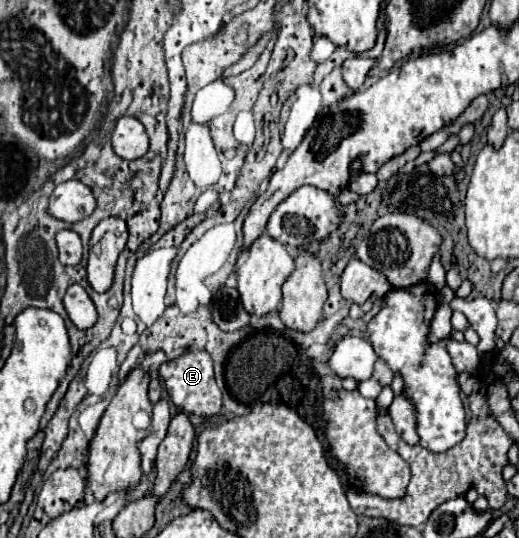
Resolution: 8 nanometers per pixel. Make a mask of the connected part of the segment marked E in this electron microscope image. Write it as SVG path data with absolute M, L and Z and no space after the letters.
M187 350L183 356L161 364L157 376L165 380L165 388L173 406L185 414L197 416L215 416L221 410L221 392L215 384L213 376L213 362L205 350Z

